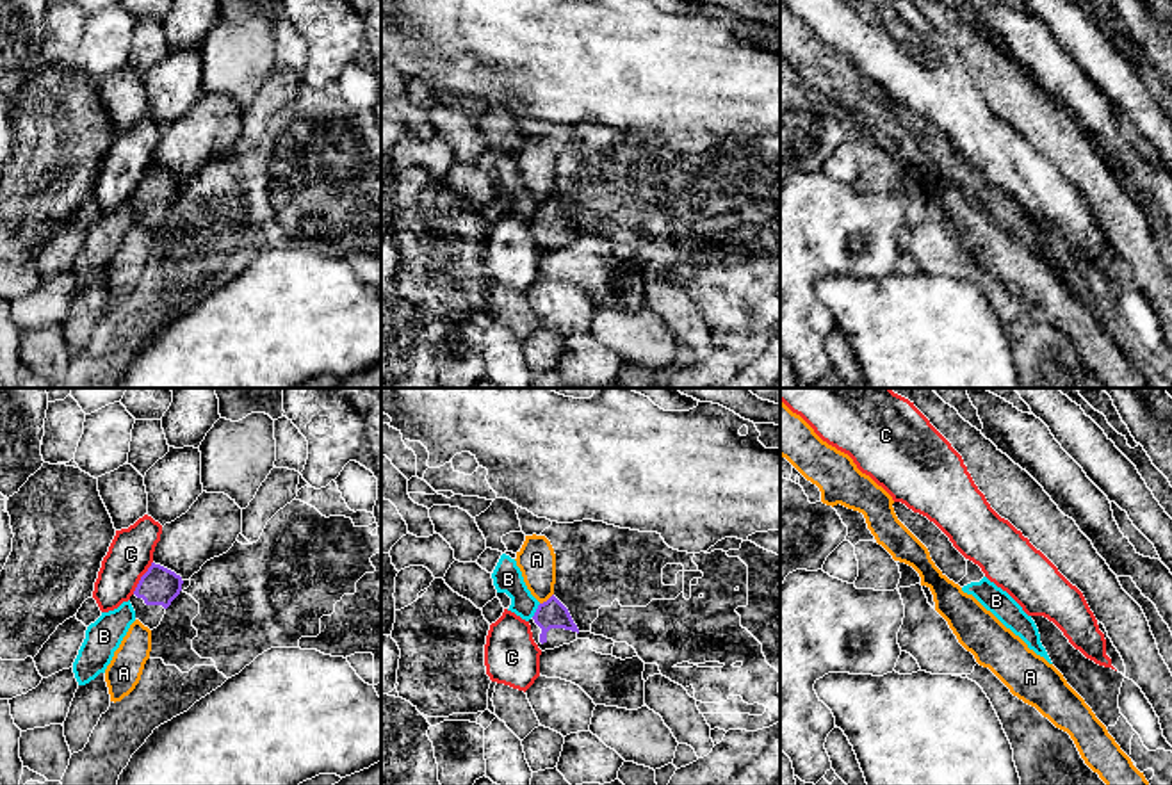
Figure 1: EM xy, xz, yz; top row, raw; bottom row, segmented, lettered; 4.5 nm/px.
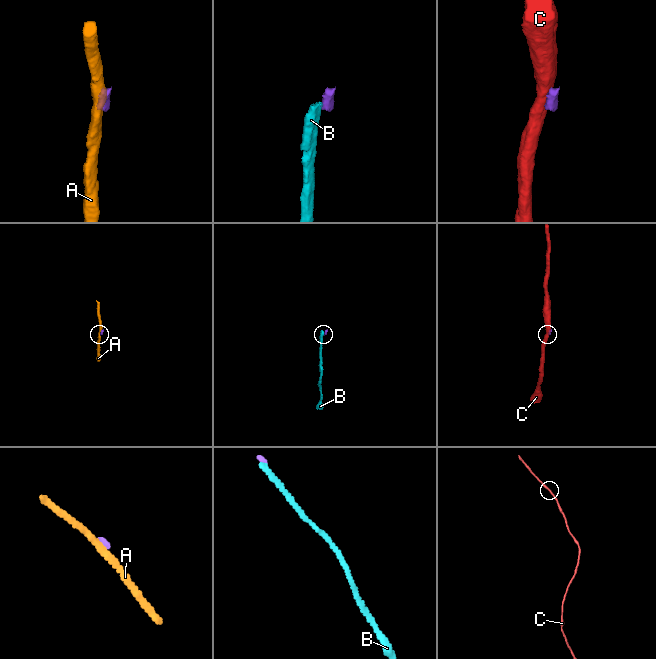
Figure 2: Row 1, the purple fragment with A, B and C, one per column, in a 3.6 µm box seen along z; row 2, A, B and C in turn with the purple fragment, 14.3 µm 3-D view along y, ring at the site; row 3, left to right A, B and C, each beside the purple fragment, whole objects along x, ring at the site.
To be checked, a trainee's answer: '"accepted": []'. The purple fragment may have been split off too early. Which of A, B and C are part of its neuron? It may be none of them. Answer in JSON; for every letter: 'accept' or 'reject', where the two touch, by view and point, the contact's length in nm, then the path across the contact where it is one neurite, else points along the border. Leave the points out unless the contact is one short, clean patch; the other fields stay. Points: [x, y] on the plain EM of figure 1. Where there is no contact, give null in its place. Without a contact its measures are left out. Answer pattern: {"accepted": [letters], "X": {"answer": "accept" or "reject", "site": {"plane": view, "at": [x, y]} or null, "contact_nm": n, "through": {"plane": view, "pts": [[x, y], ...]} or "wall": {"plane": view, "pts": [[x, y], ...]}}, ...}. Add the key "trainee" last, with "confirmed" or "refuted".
{"accepted": [], "A": {"answer": "reject", "site": {"plane": "xz", "at": [547, 202]}, "contact_nm": 80, "wall": {"plane": "xz", "pts": [[553, 194], [540, 205]]}}, "B": {"answer": "reject", "site": {"plane": "xz", "at": [537, 212]}, "contact_nm": 80, "wall": {"plane": "xz", "pts": [[540, 205], [531, 218]]}}, "C": {"answer": "reject", "site": {"plane": "xy", "at": [141, 178]}, "contact_nm": 180, "wall": {"plane": "xy", "pts": [[152, 162], [132, 194]]}}, "trainee": "confirmed"}

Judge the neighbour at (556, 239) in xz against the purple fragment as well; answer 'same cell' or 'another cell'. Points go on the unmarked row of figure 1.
same cell

